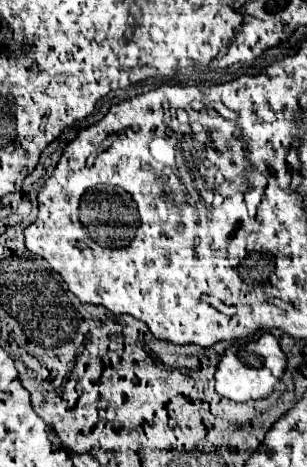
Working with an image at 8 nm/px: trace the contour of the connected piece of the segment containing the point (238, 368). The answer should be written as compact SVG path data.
M264 332L264 334L260 334L258 340L230 346L224 350L224 354L218 360L216 376L214 376L216 392L222 398L228 398L234 402L264 398L274 390L278 378L284 374L284 368L286 368L286 356L280 350L278 340L272 334Z

